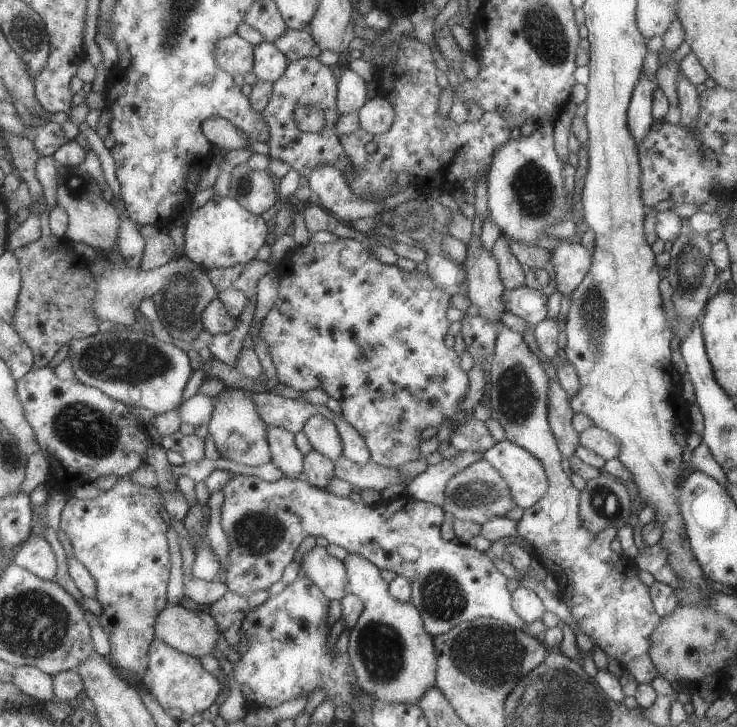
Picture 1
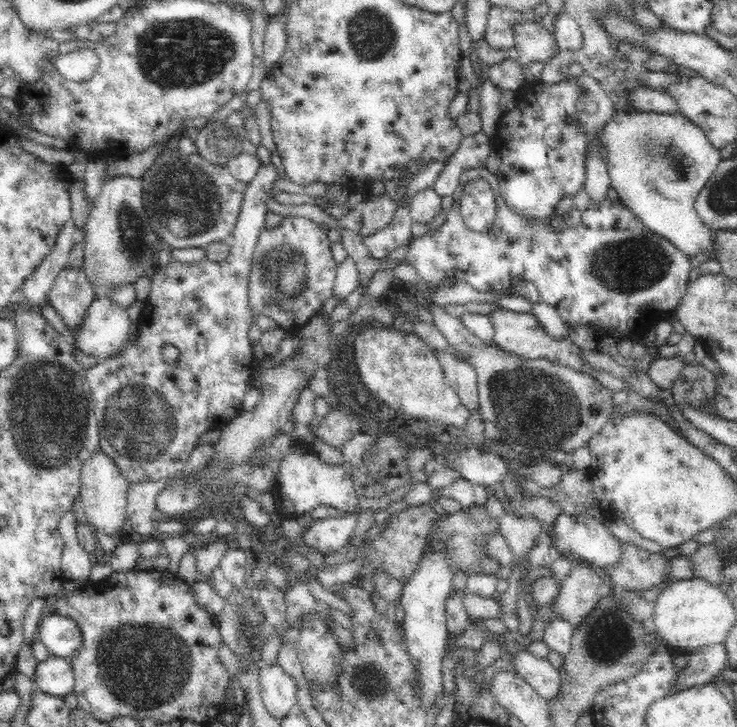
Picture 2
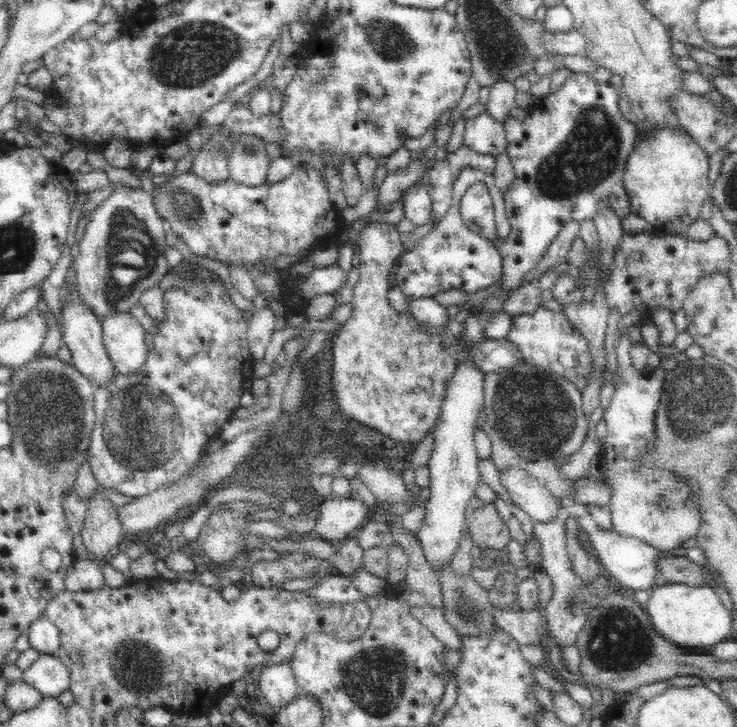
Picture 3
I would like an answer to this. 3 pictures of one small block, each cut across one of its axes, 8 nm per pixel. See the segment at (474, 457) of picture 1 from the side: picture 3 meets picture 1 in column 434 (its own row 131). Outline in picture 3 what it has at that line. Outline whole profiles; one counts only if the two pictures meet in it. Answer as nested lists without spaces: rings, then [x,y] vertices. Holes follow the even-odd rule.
[[[486,108],[466,122],[463,142],[482,154],[506,153],[503,124]]]

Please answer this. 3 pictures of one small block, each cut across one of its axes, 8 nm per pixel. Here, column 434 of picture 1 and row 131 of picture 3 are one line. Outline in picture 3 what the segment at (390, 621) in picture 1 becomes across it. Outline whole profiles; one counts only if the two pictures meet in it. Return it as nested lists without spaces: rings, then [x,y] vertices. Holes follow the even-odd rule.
[[[680,124],[653,125],[642,131],[637,130],[634,146],[628,152],[622,168],[622,186],[628,195],[629,212],[644,219],[655,232],[683,235],[692,222],[701,219],[702,204],[708,199],[711,188],[708,160],[710,153],[706,152]]]

